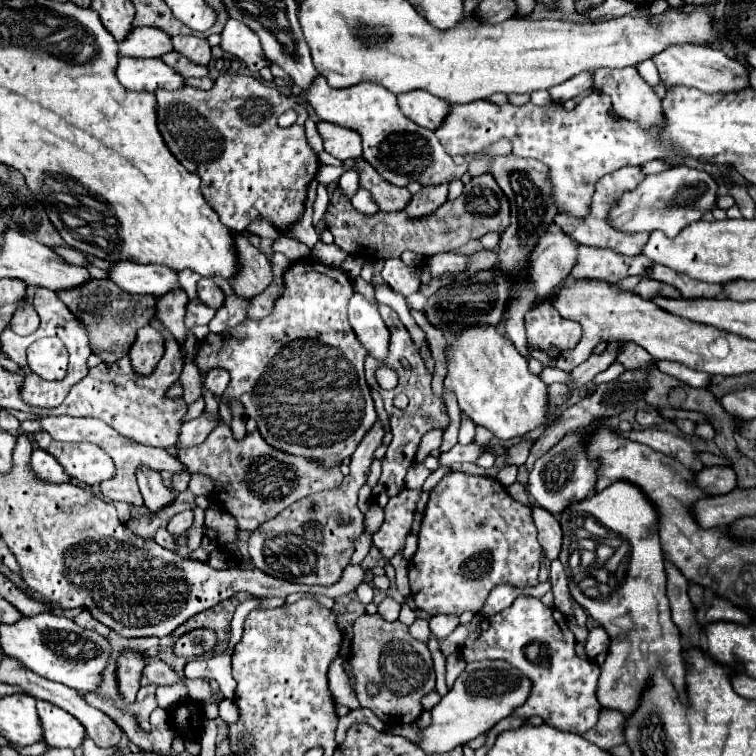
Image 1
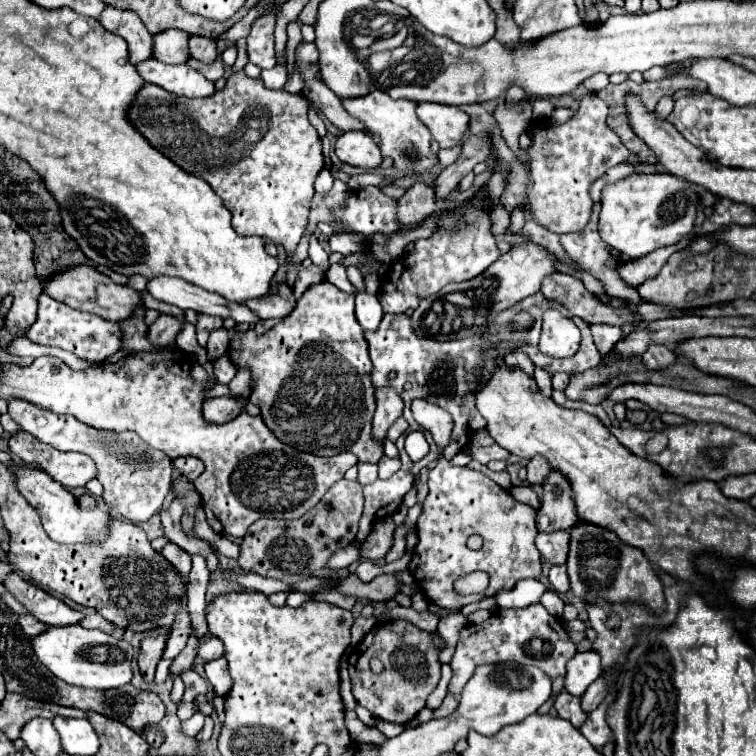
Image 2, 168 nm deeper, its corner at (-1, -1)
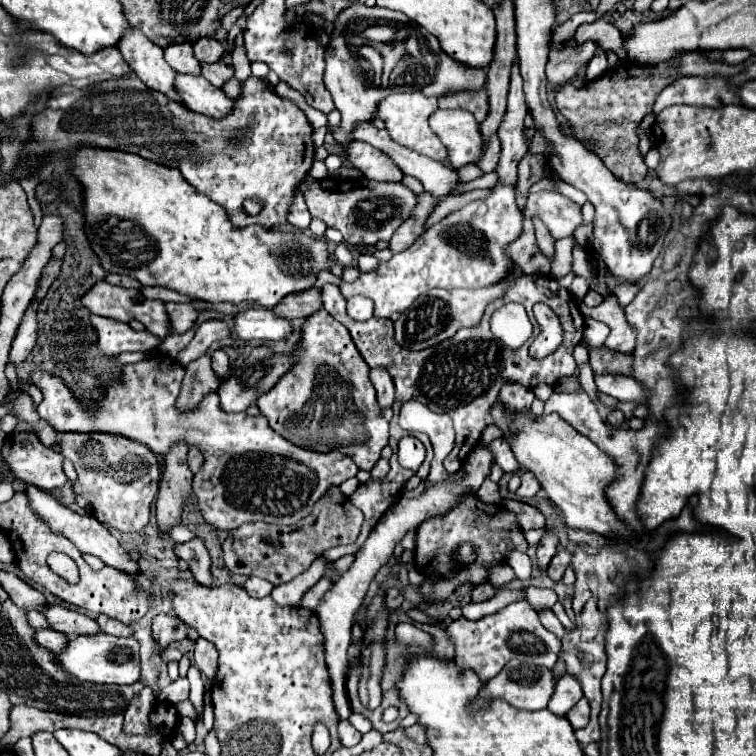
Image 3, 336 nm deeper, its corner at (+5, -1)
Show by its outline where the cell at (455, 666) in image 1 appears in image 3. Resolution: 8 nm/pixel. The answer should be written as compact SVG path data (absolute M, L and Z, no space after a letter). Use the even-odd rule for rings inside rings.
M414 724L411 727L405 729L406 736L417 742L418 744L426 744L426 731L424 731L424 727L420 727L418 724Z

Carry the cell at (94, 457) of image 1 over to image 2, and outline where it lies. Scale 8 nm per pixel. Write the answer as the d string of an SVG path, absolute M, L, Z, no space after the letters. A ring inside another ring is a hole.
M18 431L10 437L10 451L26 465L34 465L46 471L54 481L64 487L84 487L96 477L96 463L88 455L62 453L46 443L40 443L34 435Z

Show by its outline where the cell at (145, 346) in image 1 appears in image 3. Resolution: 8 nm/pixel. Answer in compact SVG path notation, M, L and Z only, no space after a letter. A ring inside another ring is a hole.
M166 303L166 311L170 311L170 323L174 333L186 333L198 319L198 313L192 305L182 303Z

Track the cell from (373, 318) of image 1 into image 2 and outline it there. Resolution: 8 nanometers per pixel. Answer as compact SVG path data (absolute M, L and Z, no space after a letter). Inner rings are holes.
M370 293L356 295L356 319L362 325L362 329L376 331L382 317L384 317L384 311L376 295L370 295Z

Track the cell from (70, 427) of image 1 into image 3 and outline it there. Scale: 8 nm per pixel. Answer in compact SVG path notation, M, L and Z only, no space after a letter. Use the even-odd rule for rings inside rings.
M22 391L16 393L16 397L6 403L6 407L10 407L12 415L16 415L20 421L32 423L38 439L46 447L54 443L62 445L62 455L74 463L78 473L76 481L72 481L76 503L86 513L94 515L100 523L106 523L108 527L124 533L140 531L148 525L150 507L158 491L160 469L154 453L146 445L112 433L58 433L38 417L32 397Z

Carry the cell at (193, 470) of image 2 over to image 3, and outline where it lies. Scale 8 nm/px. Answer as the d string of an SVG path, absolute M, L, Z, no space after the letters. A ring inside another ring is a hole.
M190 447L190 451L188 451L188 465L190 465L192 473L196 473L202 467L202 463L204 463L202 451L198 447Z

